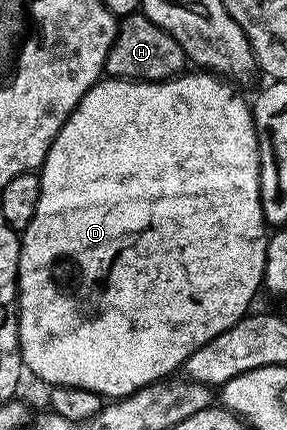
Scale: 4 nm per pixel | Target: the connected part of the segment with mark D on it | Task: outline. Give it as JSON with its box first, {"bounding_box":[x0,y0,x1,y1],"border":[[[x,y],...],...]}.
{"bounding_box":[18,72,270,400],"border":[[[185,72],[176,78],[168,78],[164,82],[133,82],[126,78],[105,77],[96,82],[82,96],[82,100],[74,108],[72,115],[62,124],[56,139],[50,144],[50,148],[44,157],[44,164],[38,171],[40,180],[40,195],[38,196],[38,208],[34,208],[34,220],[22,231],[20,239],[20,276],[18,279],[18,313],[20,316],[20,356],[23,365],[36,378],[48,382],[49,387],[73,386],[74,388],[86,388],[90,392],[99,394],[101,399],[115,400],[125,398],[142,388],[153,385],[161,380],[167,379],[183,367],[184,361],[202,344],[214,340],[214,336],[222,336],[226,328],[238,324],[238,320],[245,317],[253,309],[252,301],[256,293],[264,286],[264,266],[268,263],[268,240],[270,237],[269,227],[264,221],[262,204],[260,203],[260,145],[252,119],[252,107],[249,99],[244,99],[235,90],[233,83],[223,76],[217,76],[211,72]]]}

